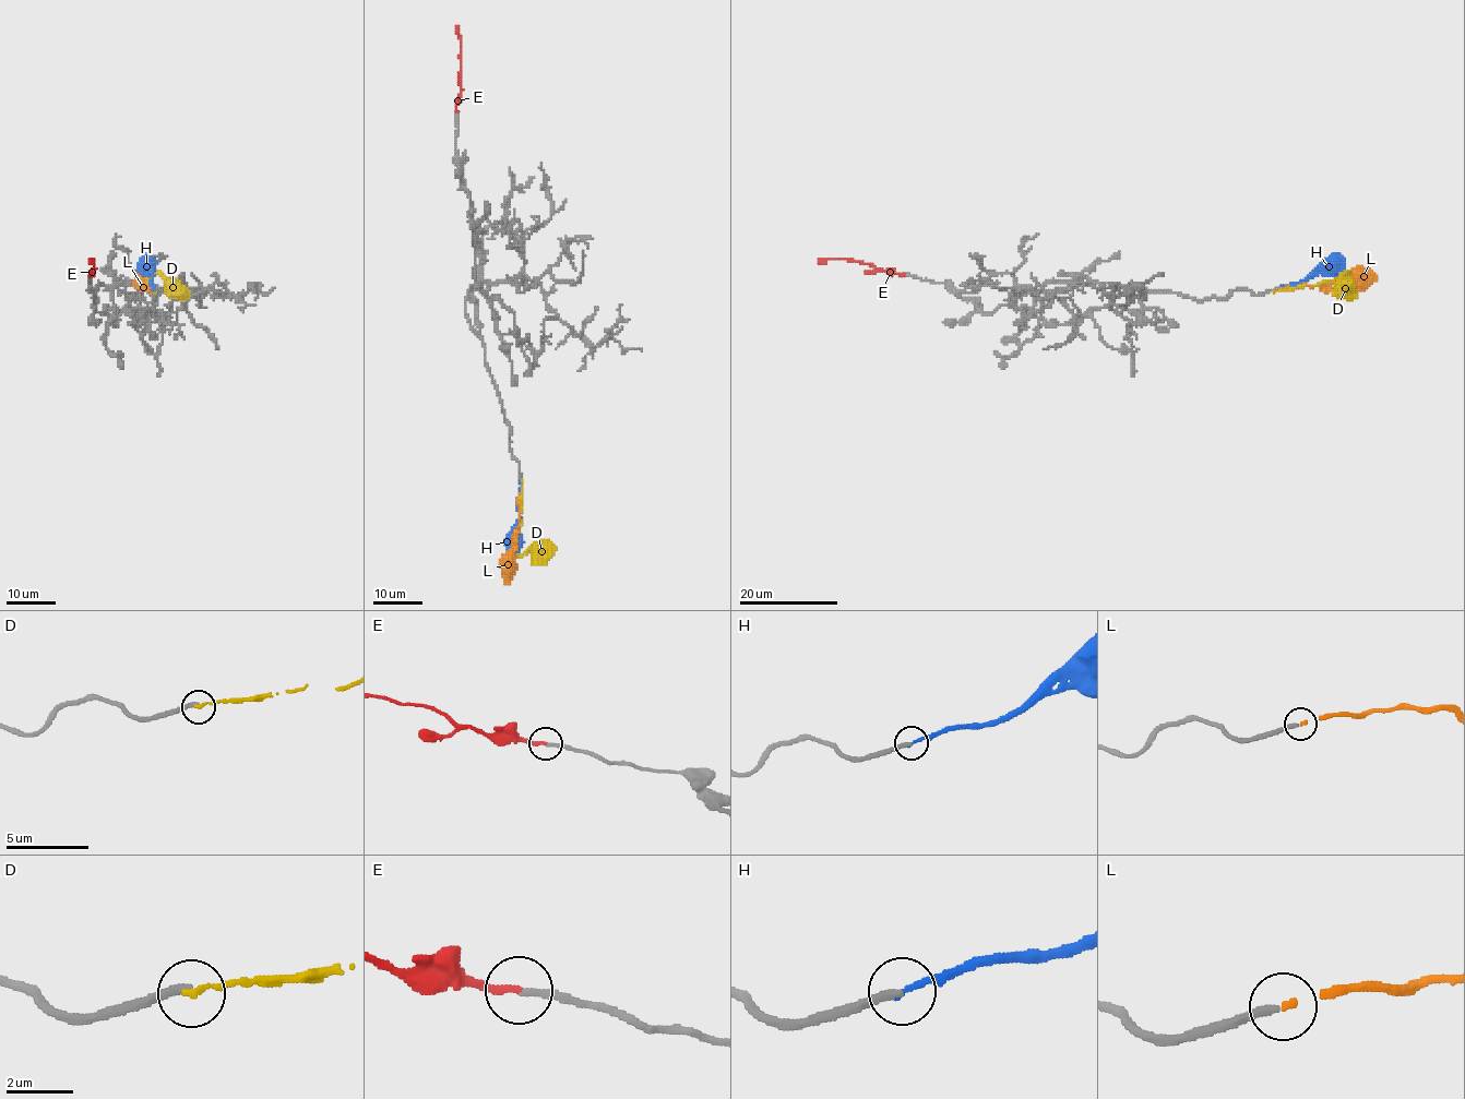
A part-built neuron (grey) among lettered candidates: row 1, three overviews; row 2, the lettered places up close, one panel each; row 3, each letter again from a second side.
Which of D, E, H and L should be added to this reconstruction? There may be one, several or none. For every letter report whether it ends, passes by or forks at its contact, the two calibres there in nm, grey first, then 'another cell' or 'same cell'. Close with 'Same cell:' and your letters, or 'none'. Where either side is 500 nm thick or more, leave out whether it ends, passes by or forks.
D: it ends | 240/140 nm | another cell
E: it ends | 190/220 nm | same cell
H: it ends | 240/180 nm | another cell
L: it ends | 240/160 nm | same cell
Same cell: E, L

